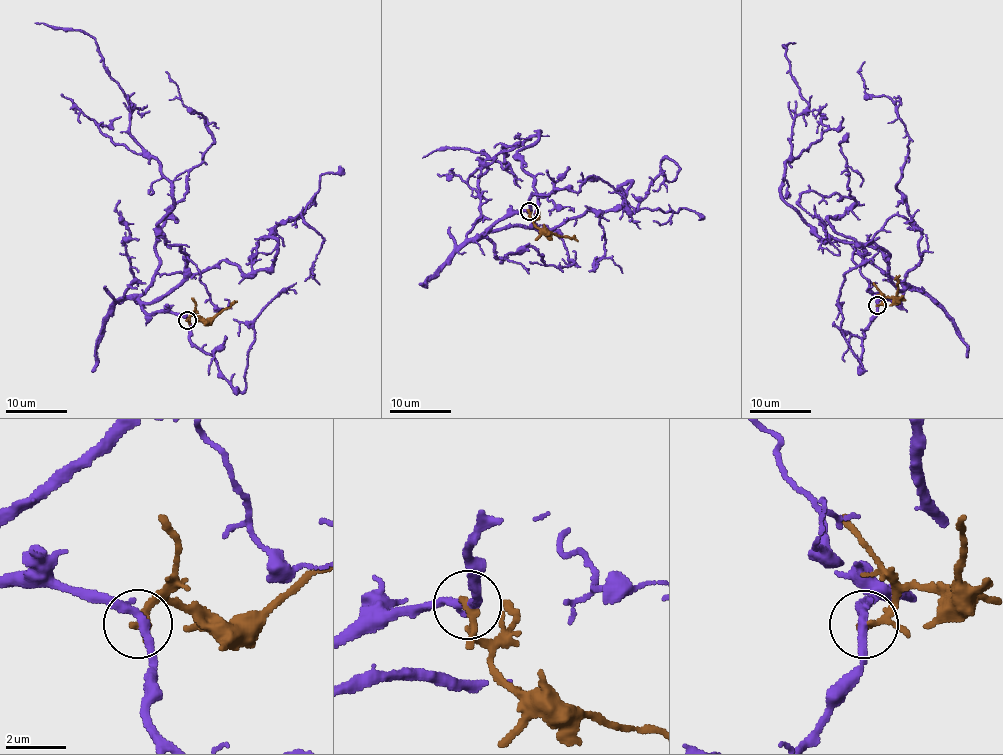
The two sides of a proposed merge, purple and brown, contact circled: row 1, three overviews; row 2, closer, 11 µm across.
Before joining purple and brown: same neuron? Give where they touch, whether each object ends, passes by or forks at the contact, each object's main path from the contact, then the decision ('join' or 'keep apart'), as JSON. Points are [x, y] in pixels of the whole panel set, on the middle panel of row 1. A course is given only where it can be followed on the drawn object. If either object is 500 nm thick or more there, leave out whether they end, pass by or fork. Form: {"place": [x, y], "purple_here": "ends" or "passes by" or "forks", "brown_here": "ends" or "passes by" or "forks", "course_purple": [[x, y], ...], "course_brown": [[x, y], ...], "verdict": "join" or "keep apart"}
{"place": [529, 211], "purple_here": "passes by", "brown_here": "passes by", "course_purple": [[528, 211], [483, 233], [537, 215], [517, 152], [540, 133], [502, 147], [504, 169], [462, 147], [423, 157]], "course_brown": [[528, 211], [534, 223], [546, 231], [577, 241]], "verdict": "keep apart"}

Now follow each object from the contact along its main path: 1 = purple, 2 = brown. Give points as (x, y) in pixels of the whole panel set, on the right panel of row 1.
1: (878, 305), (902, 294), (884, 255), (826, 241), (783, 199), (793, 119), (808, 104), (782, 45), (795, 43)
2: (878, 305), (888, 298), (896, 298), (900, 275)

